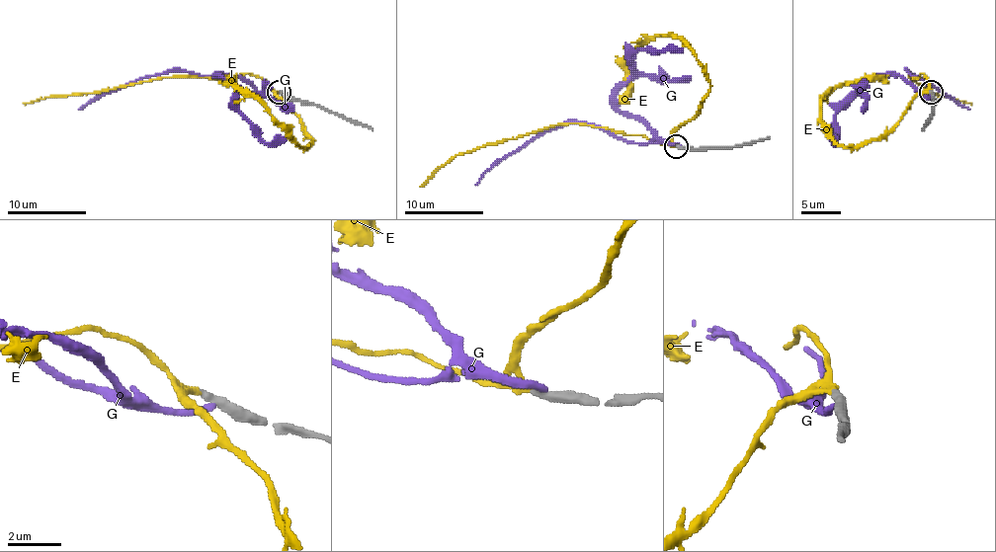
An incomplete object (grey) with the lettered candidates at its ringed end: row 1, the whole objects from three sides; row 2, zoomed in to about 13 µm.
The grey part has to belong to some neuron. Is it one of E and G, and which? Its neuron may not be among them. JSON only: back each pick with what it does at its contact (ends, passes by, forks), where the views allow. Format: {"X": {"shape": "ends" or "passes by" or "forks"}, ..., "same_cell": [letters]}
{"E": {"shape": "ends"}, "same_cell": ["E"]}

